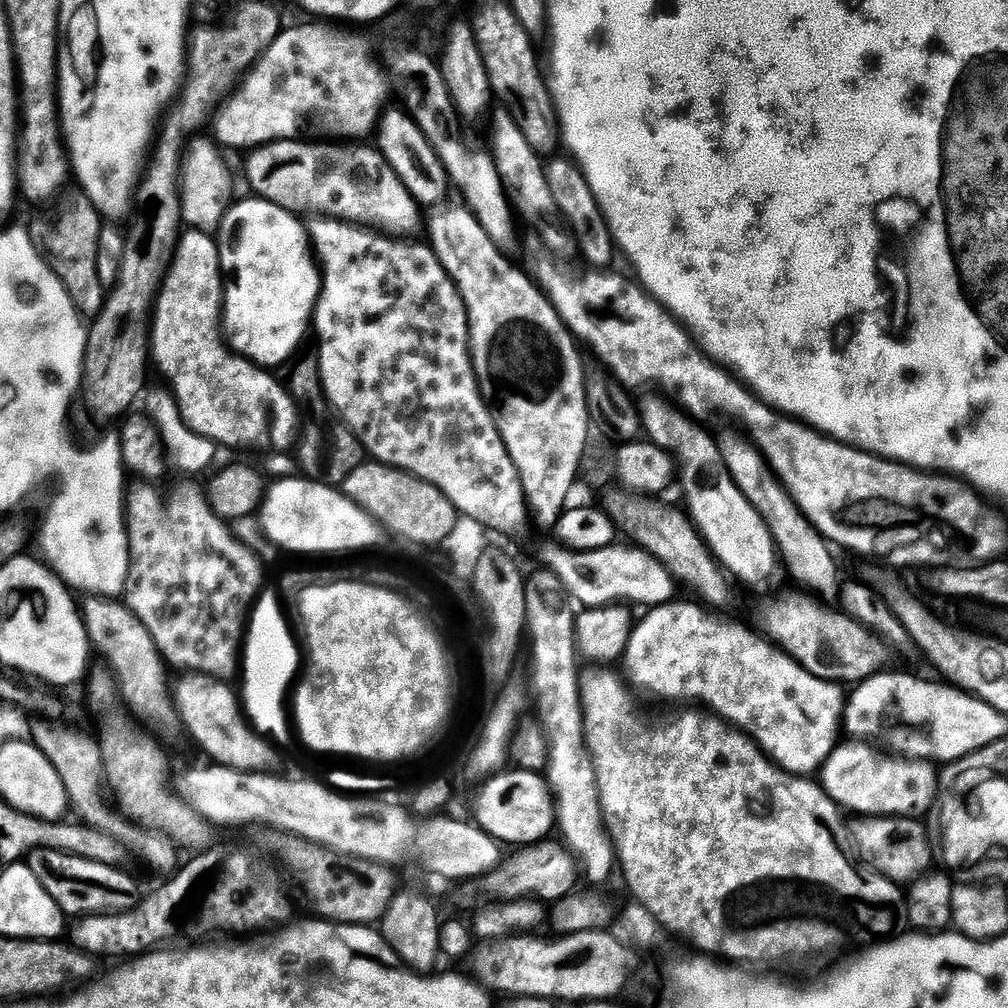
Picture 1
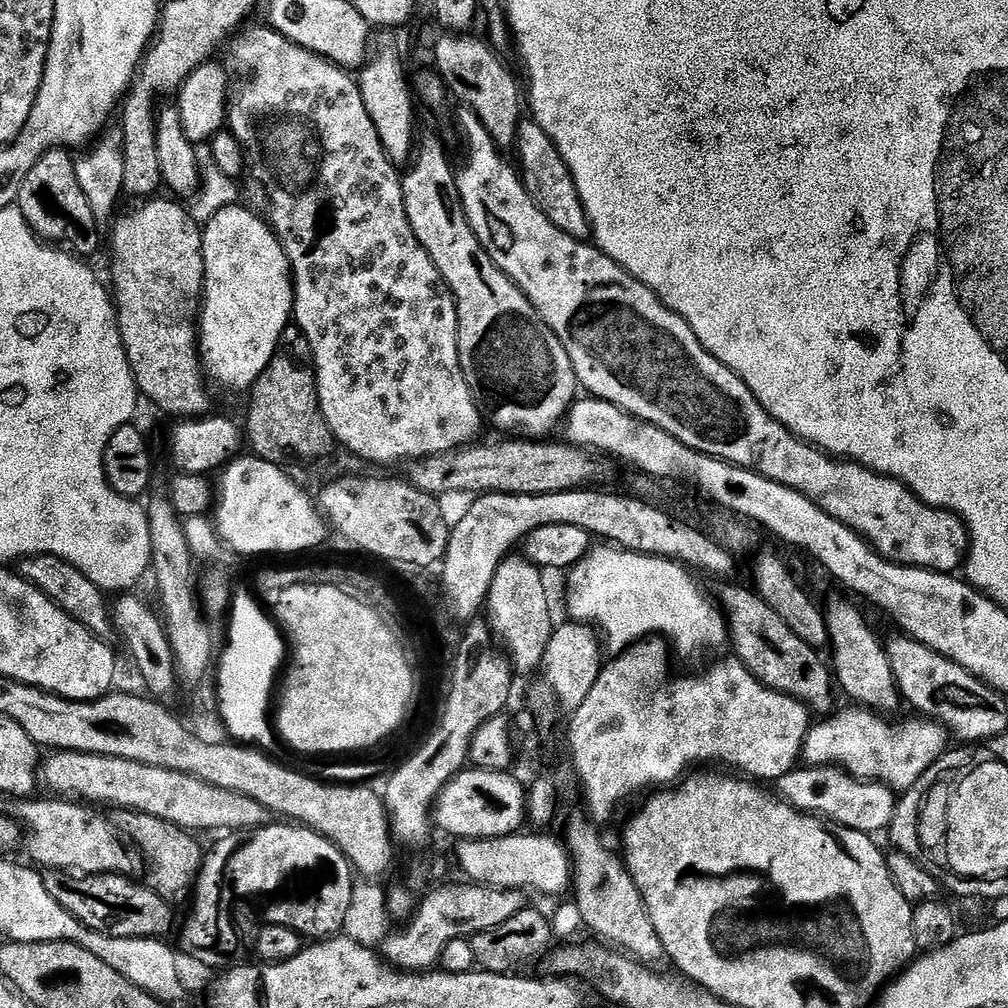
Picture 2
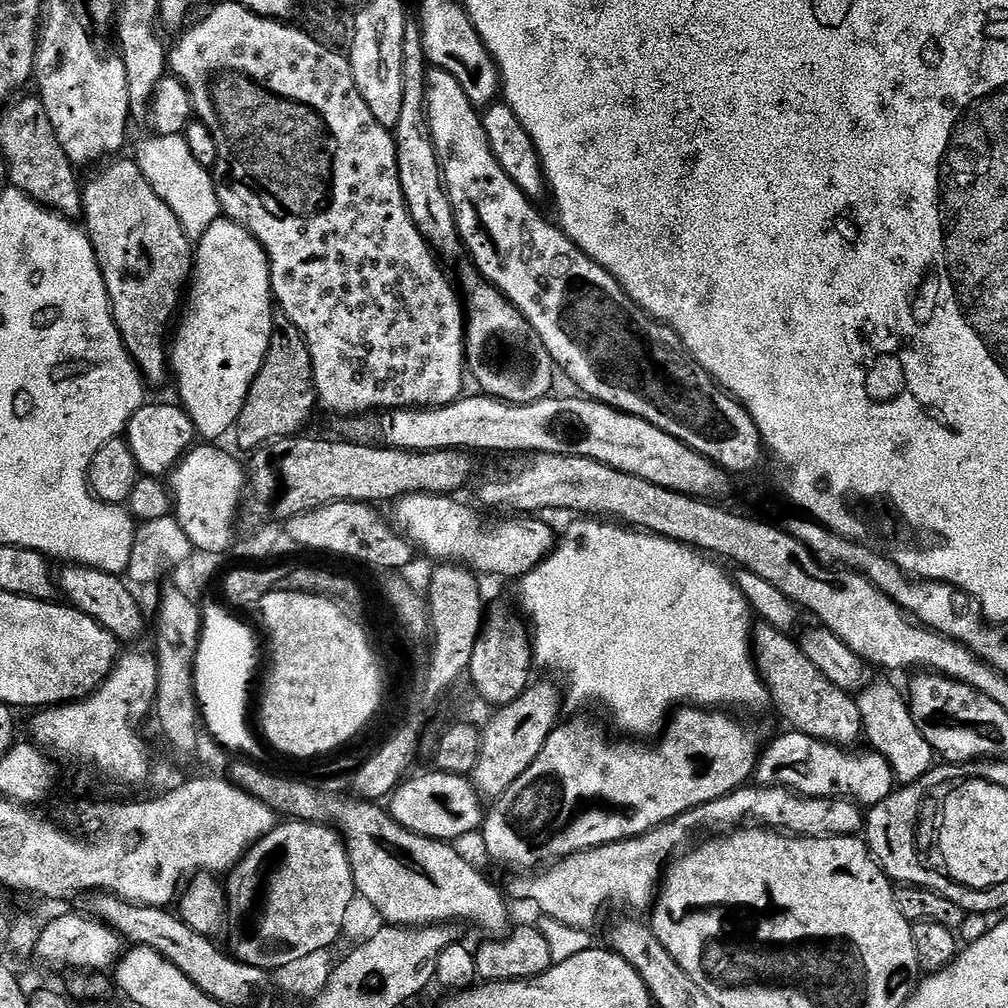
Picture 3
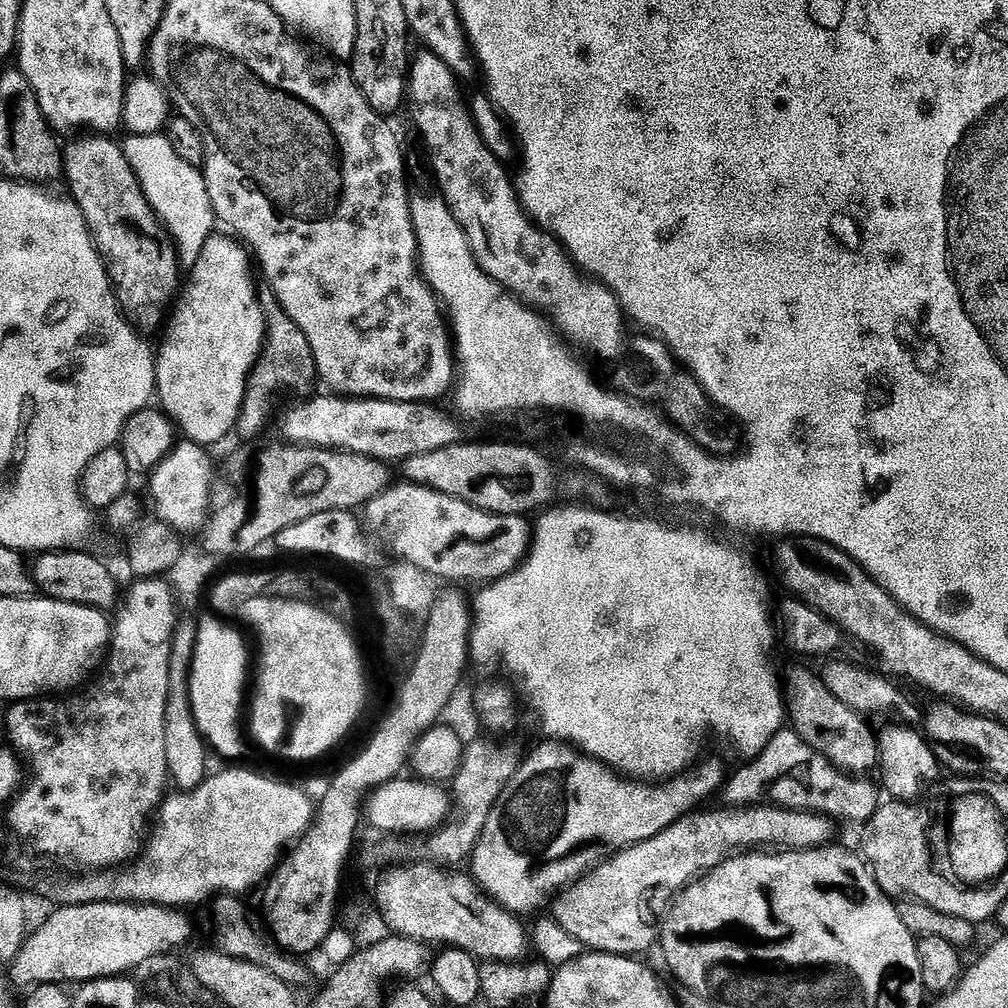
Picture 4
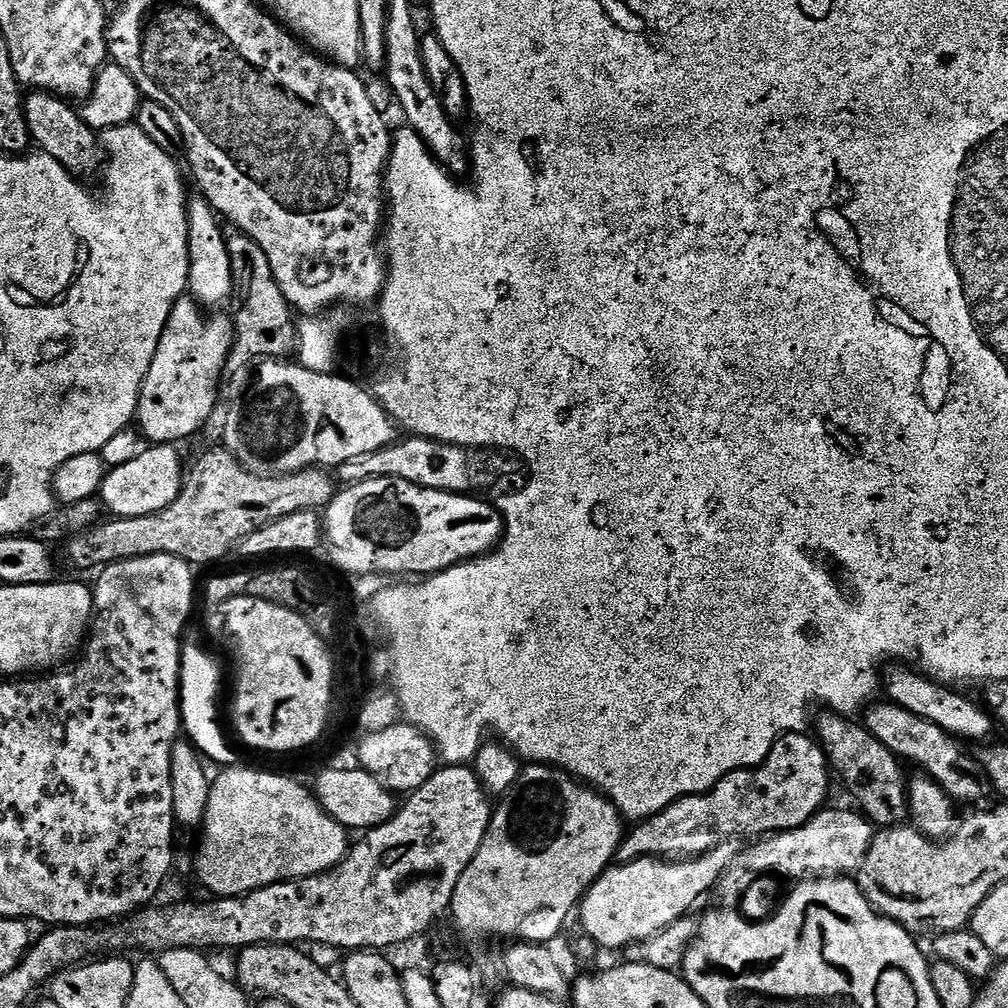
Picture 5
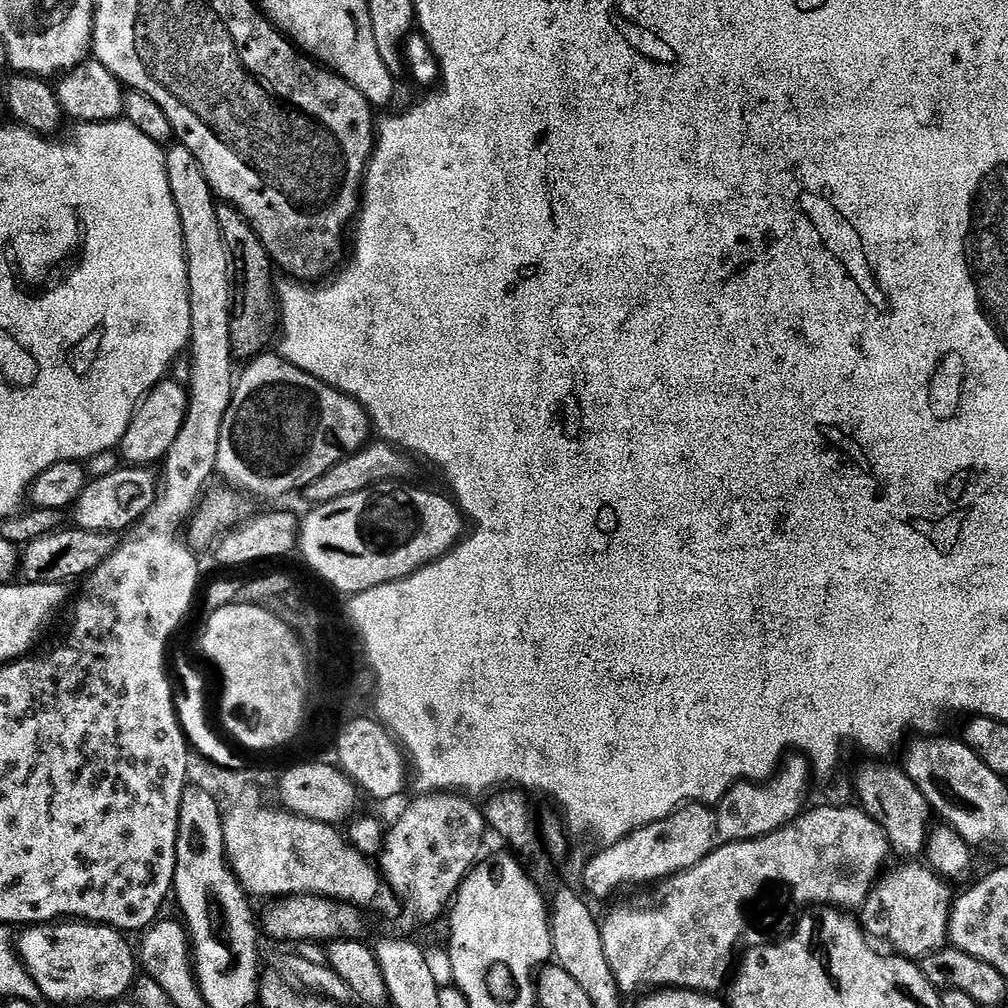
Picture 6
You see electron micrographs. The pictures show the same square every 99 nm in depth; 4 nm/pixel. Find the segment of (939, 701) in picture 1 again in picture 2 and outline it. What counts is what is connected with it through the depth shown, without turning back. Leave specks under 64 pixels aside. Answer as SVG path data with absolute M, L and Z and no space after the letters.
M848 706L829 715L821 724L813 723L804 739L802 760L808 766L835 766L858 780L886 784L893 790L908 789L941 755L936 740L950 740L943 724L927 718L912 718L901 724L887 724L883 715L863 706Z

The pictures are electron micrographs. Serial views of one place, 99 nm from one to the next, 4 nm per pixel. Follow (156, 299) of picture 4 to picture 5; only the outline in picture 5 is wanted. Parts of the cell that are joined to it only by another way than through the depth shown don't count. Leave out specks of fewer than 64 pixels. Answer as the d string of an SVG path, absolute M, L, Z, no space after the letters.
M43 90L29 91L24 104L24 116L28 119L28 130L32 133L33 141L38 145L41 144L43 155L54 158L68 172L77 178L85 178L100 164L100 152L96 149L97 129L89 126L79 111L76 112L71 108L73 105L65 99Z

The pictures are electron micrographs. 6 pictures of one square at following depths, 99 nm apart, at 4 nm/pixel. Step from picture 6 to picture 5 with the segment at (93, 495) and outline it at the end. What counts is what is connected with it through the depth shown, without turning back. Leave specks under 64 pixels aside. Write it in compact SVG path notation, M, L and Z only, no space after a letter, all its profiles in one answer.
M171 443L147 447L134 462L115 465L104 479L98 496L103 507L116 518L153 516L171 507L182 495L184 468L180 465L179 447Z

